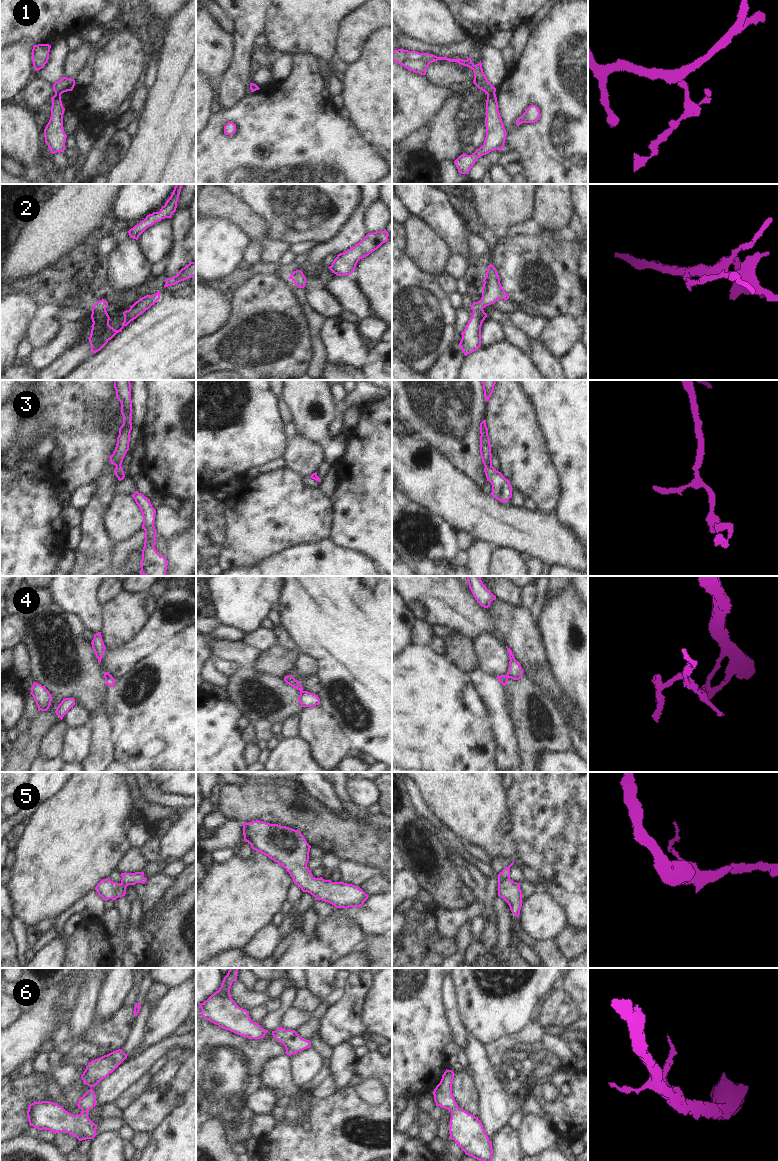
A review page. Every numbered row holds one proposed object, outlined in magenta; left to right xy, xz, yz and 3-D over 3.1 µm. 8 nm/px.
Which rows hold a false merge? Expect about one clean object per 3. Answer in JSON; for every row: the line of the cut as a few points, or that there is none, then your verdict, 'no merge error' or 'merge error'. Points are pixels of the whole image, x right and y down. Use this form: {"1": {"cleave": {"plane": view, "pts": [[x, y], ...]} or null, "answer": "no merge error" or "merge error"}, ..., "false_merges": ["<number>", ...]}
{"1": {"cleave": {"plane": "yz", "pts": [[494, 92], [487, 95]]}, "answer": "merge error"}, "2": {"cleave": null, "answer": "no merge error"}, "3": {"cleave": null, "answer": "no merge error"}, "4": {"cleave": {"plane": "xz", "pts": [[300, 690], [302, 691]]}, "answer": "merge error"}, "5": {"cleave": {"plane": "yz", "pts": [[509, 878], [506, 878], [498, 885]]}, "answer": "merge error"}, "6": {"cleave": null, "answer": "no merge error"}, "false_merges": ["1", "4", "5"]}

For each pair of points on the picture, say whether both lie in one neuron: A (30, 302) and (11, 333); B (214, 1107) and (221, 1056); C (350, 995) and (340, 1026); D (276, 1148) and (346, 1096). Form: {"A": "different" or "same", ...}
{"A": "same", "B": "same", "C": "same", "D": "same"}

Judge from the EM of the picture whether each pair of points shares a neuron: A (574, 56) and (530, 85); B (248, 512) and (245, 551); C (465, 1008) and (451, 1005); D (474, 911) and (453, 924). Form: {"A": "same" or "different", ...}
{"A": "same", "B": "same", "C": "different", "D": "same"}

